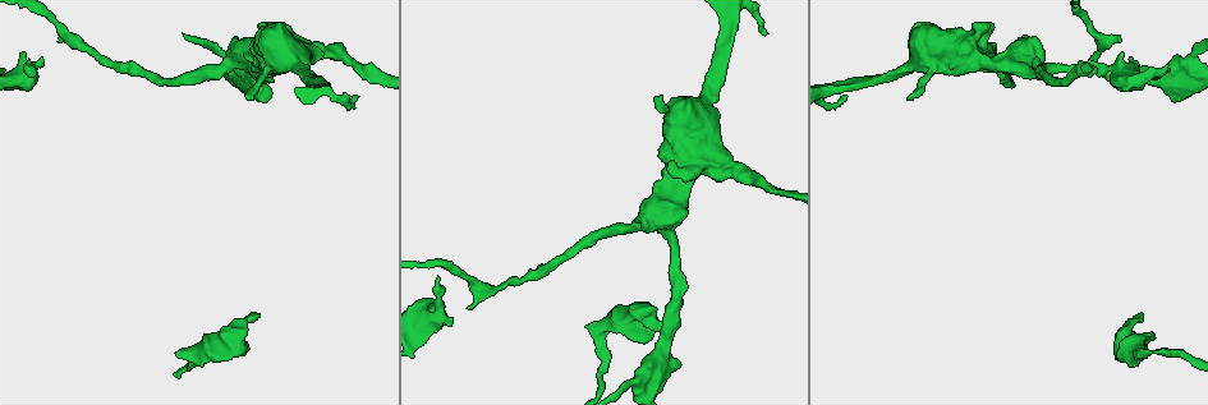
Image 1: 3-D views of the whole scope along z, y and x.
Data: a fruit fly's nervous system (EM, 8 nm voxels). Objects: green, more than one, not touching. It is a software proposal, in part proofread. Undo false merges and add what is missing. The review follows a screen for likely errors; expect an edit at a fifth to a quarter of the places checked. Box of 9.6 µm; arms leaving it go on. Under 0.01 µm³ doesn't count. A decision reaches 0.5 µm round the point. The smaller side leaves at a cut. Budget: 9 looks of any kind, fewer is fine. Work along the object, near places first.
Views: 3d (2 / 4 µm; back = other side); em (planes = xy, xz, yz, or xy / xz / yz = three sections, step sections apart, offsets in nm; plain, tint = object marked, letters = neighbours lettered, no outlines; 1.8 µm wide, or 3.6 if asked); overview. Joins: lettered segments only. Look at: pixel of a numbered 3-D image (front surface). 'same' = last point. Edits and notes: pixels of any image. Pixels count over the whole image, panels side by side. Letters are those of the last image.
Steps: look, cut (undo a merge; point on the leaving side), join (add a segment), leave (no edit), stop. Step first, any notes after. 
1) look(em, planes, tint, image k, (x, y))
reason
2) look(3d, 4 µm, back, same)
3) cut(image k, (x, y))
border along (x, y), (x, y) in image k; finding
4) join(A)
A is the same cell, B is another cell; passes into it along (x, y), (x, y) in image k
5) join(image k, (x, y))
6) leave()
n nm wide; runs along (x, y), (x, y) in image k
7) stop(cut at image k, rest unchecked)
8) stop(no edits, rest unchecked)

look(em, planes, tint, image 1, (906, 98))
an open end

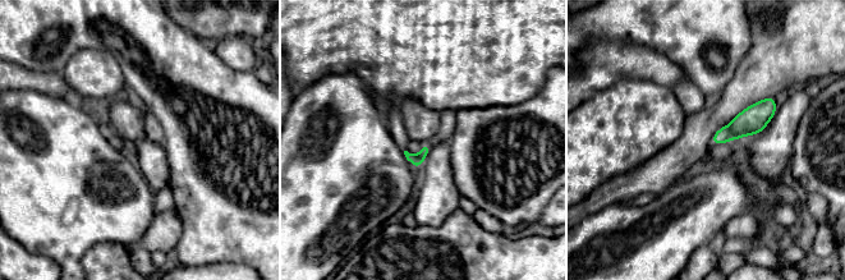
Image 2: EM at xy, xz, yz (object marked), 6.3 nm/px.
look(em, planes, letters, same)

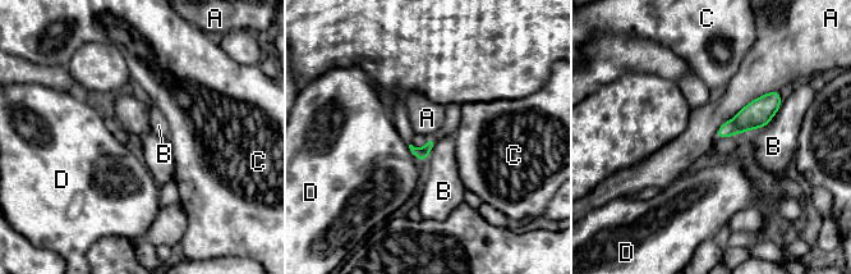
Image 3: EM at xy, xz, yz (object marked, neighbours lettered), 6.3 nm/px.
leave()
A, B, C and D are other cells; border along (778, 90), (753, 99), (714, 137) in image 3; none of them fits

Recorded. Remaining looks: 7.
look(em, 3.6 µm, planes, plain, image 1, (666, 167))
an open end

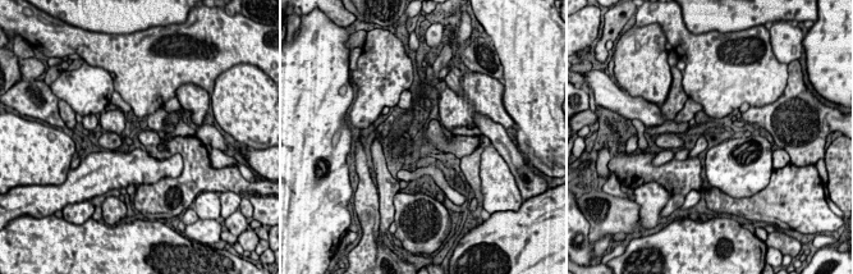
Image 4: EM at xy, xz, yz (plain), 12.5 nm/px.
look(em, 3.6 µm, planes, letters, same)
what lies round it

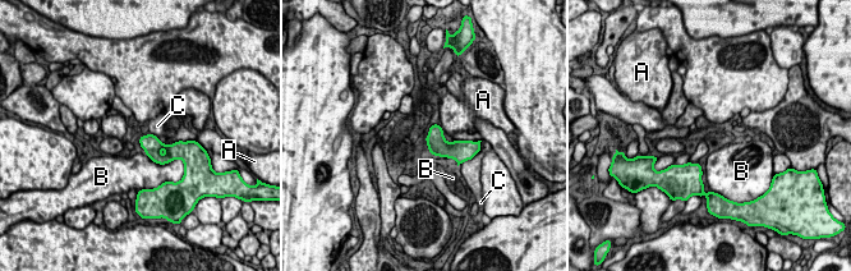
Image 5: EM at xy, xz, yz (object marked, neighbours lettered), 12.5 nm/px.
leave()
A, B and C are other cells; no lettered segment goes on from it

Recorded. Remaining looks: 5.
look(em, planes, letters, image 1, (677, 361))
an open end

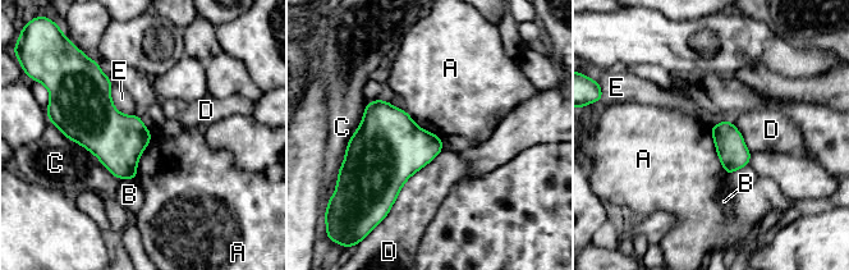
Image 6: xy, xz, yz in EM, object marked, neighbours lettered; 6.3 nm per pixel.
leave()
190 nm wide; A, B, C, D and E are other cells; border along (708, 128), (717, 159), (726, 177) in image 6; no lettered segment goes on from it

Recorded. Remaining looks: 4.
look(3d, 4 µm, image 1, (255, 312))
tapers out

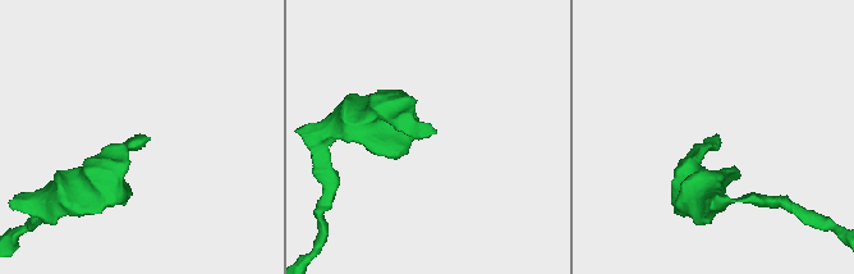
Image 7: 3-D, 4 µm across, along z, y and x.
look(em, planes, letters, image 7, (143, 137))
now the EM

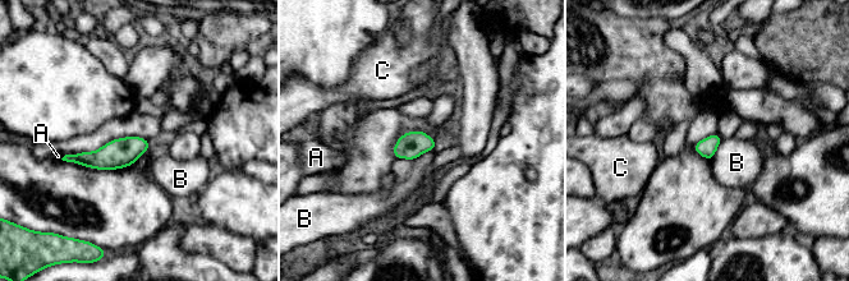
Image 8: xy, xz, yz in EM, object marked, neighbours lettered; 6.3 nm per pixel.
leave()
B touches over 150 nm; A, B and C are other cells; border along (434, 148), (422, 152), (413, 160) in image 8; no lettered segment goes on from it

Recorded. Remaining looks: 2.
stop(no edits, rest unchecked)

